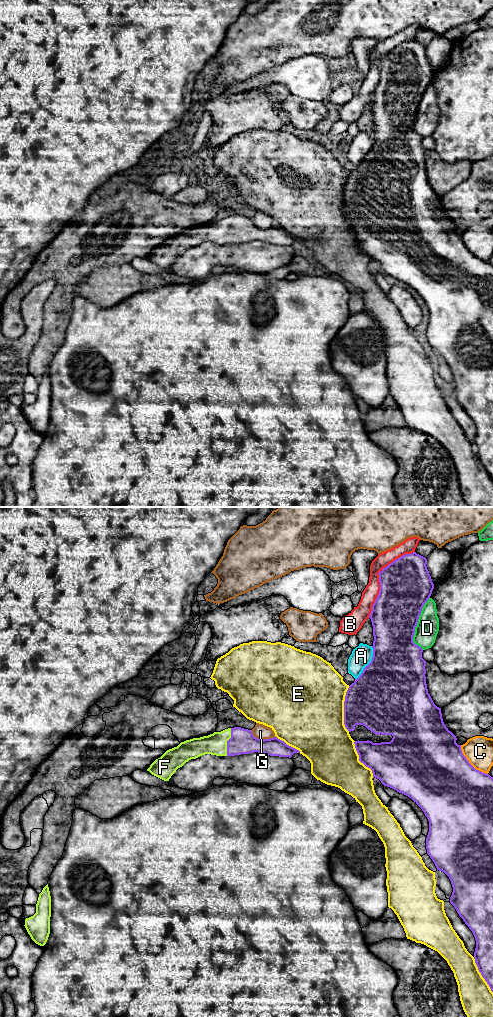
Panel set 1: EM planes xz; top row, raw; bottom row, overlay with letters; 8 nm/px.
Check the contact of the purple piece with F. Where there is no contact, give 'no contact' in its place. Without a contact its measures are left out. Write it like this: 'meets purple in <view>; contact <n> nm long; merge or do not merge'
meets purple in xz; contact 220 nm long; merge

